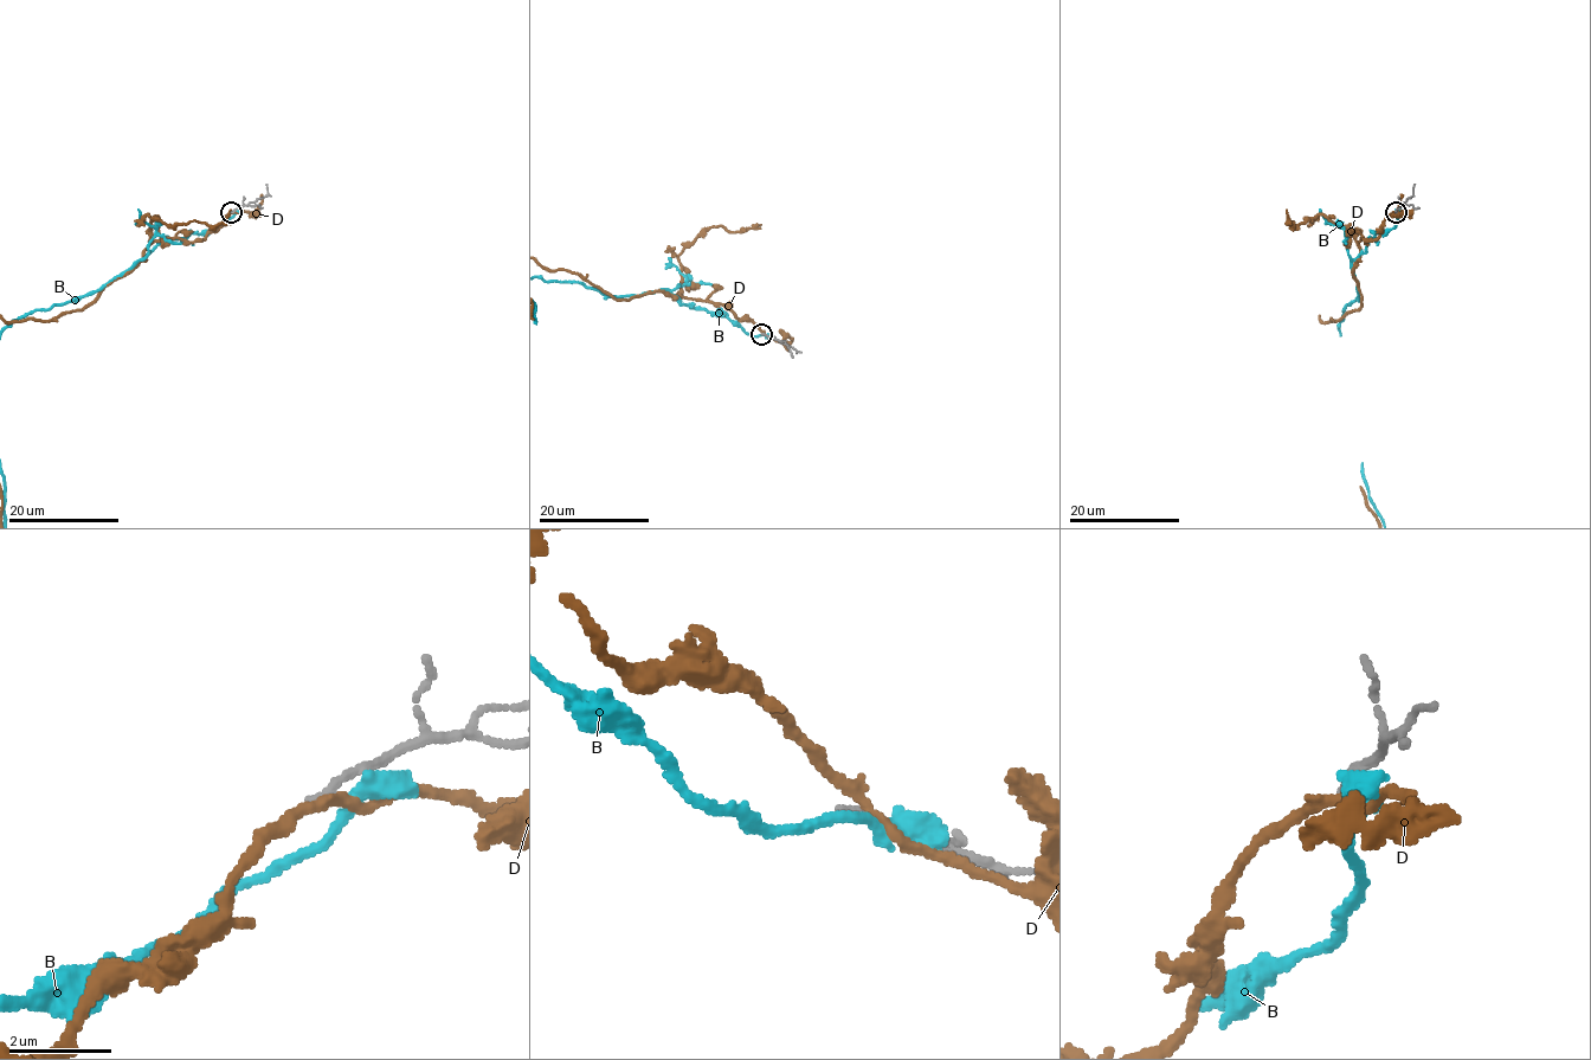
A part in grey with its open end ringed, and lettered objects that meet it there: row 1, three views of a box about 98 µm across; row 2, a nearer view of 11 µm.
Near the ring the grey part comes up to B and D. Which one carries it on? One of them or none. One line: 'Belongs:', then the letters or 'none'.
Belongs: none

